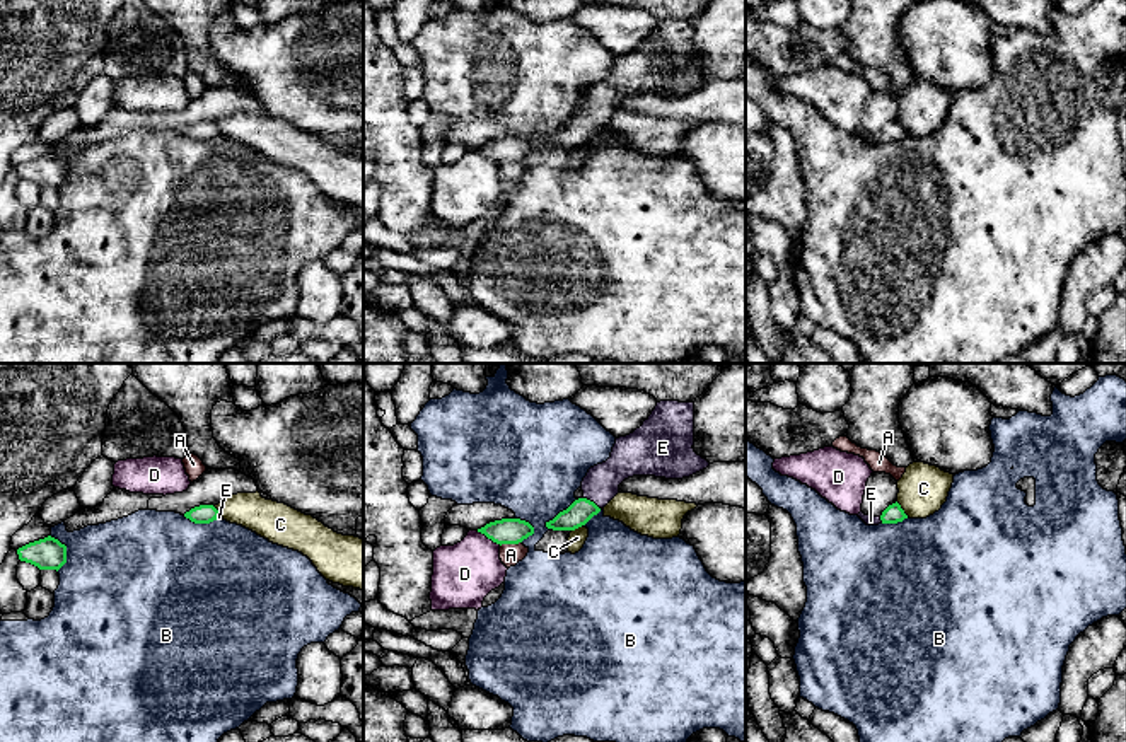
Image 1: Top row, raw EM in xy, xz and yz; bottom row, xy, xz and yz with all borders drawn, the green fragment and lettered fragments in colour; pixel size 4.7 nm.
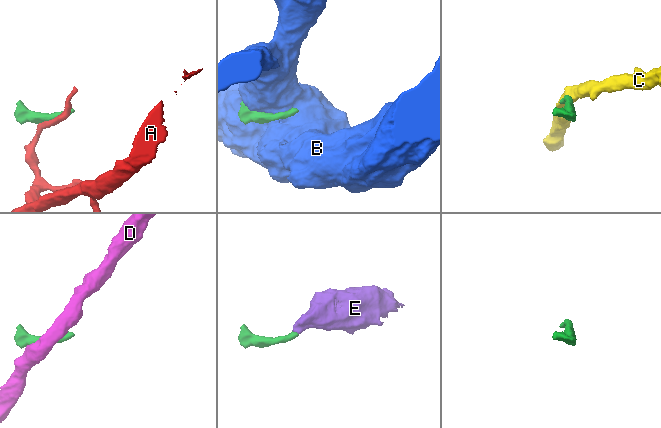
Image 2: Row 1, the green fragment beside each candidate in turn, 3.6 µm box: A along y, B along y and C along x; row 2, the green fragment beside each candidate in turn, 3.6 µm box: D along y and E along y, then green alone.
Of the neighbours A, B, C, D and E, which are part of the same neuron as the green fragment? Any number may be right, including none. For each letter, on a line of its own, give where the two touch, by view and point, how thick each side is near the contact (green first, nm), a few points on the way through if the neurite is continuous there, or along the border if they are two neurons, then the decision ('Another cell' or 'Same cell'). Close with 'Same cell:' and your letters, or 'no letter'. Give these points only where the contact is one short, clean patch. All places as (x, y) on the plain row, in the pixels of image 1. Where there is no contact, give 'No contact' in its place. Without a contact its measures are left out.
A: Touches green at xz (510, 161). Thickness 130 nm (green) against 100 nm. Another cell
B: Touches green at xz (560, 130). Thickness 110 nm (green) against 460 nm. Another cell
C: Touches green at yz (901, 127). Thickness 90 nm (green) against 240 nm. Boundary: yz (896, 118), (908, 133). Another cell
D: Touches green at xz (488, 156). Thickness 130 nm (green) against 300 nm. Another cell
E: Touches green at xz (592, 120). Thickness 110 nm (green) against 170 nm. Path across: xz (580, 128), (592, 120), (601, 103). Same cell
Same cell: E

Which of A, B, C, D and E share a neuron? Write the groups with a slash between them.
A / B / C / D / E

